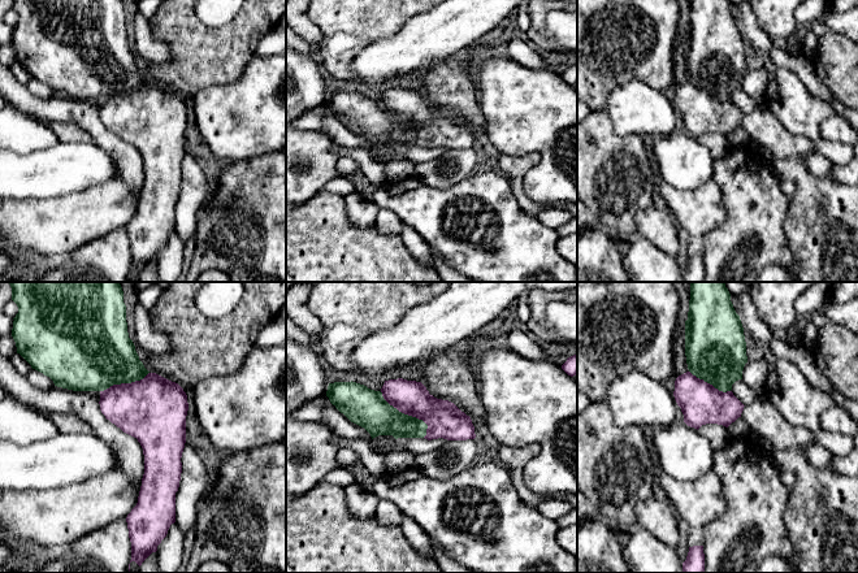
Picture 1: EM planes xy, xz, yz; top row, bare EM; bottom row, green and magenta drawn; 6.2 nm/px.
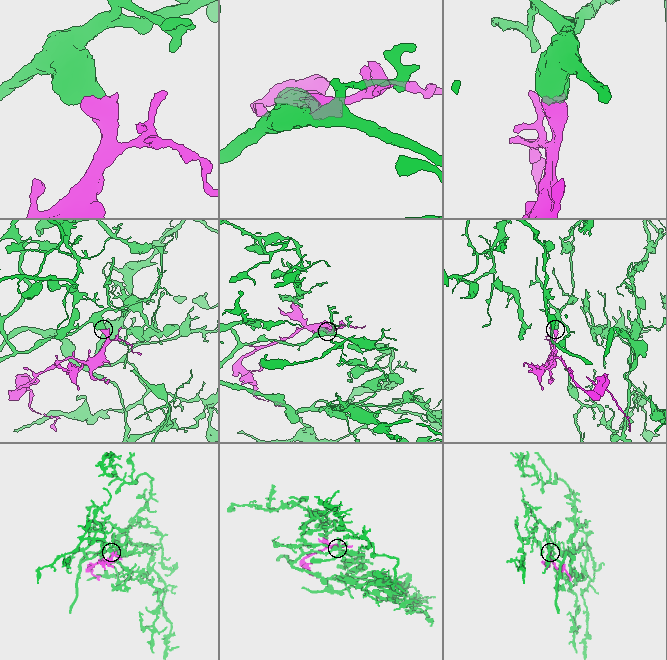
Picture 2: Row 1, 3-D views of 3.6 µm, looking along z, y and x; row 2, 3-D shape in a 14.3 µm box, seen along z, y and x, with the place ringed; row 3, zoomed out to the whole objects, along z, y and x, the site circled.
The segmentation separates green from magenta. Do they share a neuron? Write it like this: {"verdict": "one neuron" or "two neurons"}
{"verdict": "one neuron"}

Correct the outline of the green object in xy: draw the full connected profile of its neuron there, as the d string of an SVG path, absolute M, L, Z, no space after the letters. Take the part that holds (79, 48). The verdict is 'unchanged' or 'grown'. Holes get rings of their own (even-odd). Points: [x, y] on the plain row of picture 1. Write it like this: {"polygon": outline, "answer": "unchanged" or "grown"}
{"polygon": "M12 0L18 16L12 45L20 62L32 78L49 86L55 95L73 100L99 100L100 120L124 142L138 148L144 164L144 183L136 214L126 226L131 251L131 270L139 275L166 246L176 231L176 201L182 182L182 161L186 152L187 104L183 97L156 82L150 82L129 47L124 0Z", "answer": "grown"}

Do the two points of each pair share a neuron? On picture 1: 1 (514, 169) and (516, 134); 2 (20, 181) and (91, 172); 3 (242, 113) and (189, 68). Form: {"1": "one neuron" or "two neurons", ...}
{"1": "two neurons", "2": "one neuron", "3": "two neurons"}

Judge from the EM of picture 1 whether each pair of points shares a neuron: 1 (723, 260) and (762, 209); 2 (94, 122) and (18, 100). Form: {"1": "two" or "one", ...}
{"1": "one", "2": "one"}

